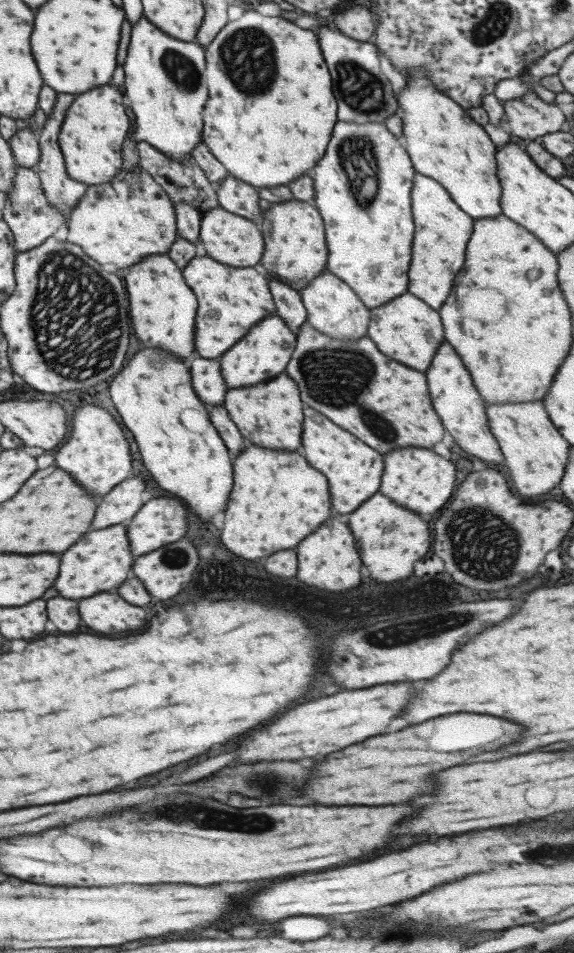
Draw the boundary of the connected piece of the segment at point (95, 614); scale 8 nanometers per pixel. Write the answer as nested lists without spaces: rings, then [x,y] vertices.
[[[95,594],[79,602],[79,616],[85,626],[103,632],[135,632],[145,628],[145,612],[123,602],[117,594]]]

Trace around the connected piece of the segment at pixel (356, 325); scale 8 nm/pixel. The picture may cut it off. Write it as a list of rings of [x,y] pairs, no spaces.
[[[323,270],[323,274],[312,278],[299,292],[301,304],[306,310],[305,319],[319,334],[335,340],[359,340],[361,336],[366,336],[368,308],[343,280],[339,280],[331,272]]]

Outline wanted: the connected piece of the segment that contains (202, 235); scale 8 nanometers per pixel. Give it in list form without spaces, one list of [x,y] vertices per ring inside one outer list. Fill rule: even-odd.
[[[218,206],[200,215],[198,233],[205,254],[225,266],[252,267],[261,260],[264,242],[256,220],[247,220]]]

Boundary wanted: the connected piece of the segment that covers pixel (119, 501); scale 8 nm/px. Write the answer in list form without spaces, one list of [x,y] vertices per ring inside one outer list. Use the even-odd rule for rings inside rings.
[[[128,476],[123,482],[119,482],[97,504],[89,530],[97,530],[97,528],[105,528],[105,526],[121,524],[123,520],[129,520],[143,505],[141,494],[143,494],[141,478]]]

